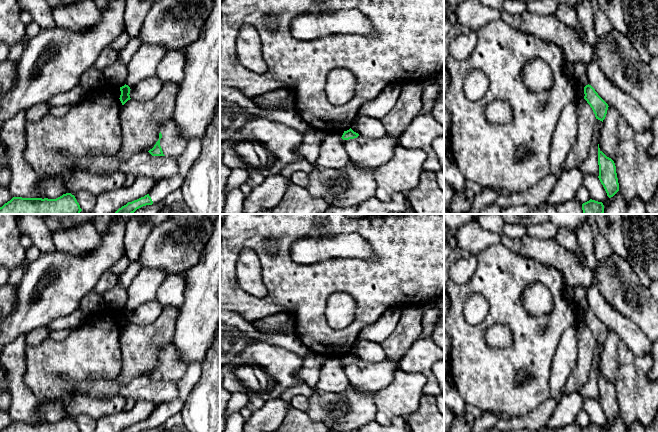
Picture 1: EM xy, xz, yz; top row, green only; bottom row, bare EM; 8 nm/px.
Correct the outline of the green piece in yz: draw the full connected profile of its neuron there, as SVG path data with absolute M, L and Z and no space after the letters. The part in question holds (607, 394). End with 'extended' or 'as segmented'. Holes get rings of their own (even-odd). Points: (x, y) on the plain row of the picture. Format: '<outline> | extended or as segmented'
M598 368L599 404L603 409L607 420L613 421L619 415L619 407L614 385L607 381L599 372Z | as segmented

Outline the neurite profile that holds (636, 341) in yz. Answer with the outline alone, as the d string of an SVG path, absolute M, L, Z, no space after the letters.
M593 283L587 289L588 308L608 328L614 331L638 357L651 354L652 342L627 317L616 311Z

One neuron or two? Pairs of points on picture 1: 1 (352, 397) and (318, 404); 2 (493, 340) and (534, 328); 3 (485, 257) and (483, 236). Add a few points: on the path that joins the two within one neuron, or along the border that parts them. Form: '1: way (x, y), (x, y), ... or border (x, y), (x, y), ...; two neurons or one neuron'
1: way (344, 400), (329, 401), (326, 404); one neuron
2: border (489, 326), (506, 325), (511, 332), (512, 344); two neurons
3: border (500, 241), (474, 254); two neurons

